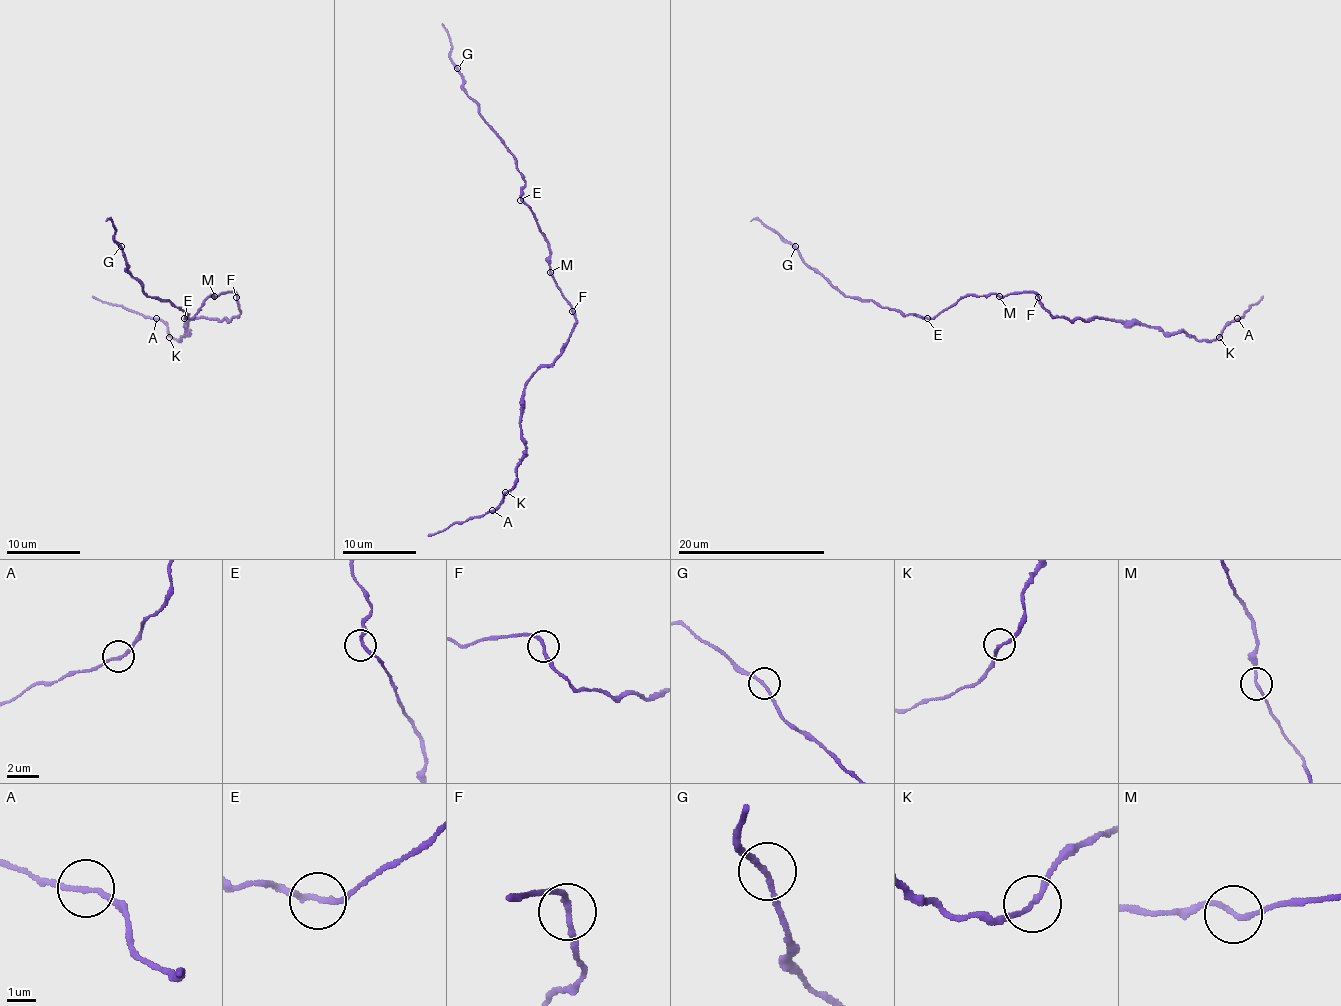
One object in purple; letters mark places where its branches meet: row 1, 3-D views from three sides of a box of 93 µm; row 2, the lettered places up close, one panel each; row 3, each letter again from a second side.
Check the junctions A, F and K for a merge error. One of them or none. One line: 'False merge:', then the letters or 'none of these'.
False merge: none of these

